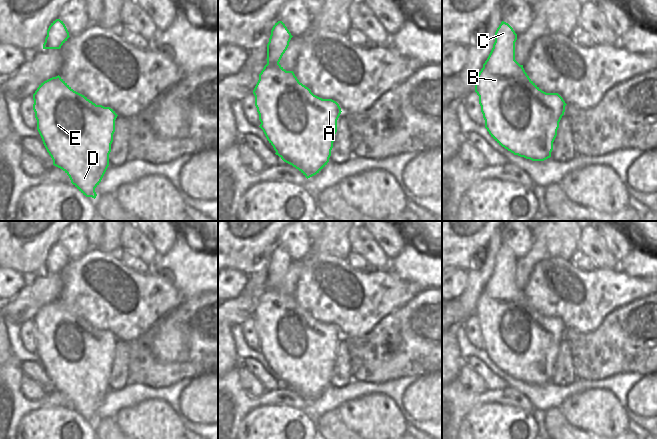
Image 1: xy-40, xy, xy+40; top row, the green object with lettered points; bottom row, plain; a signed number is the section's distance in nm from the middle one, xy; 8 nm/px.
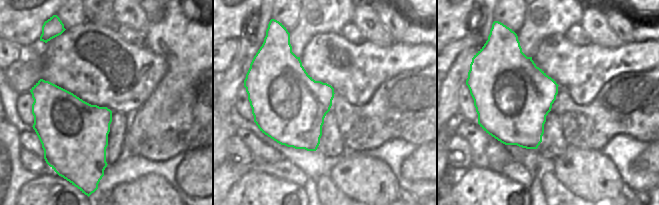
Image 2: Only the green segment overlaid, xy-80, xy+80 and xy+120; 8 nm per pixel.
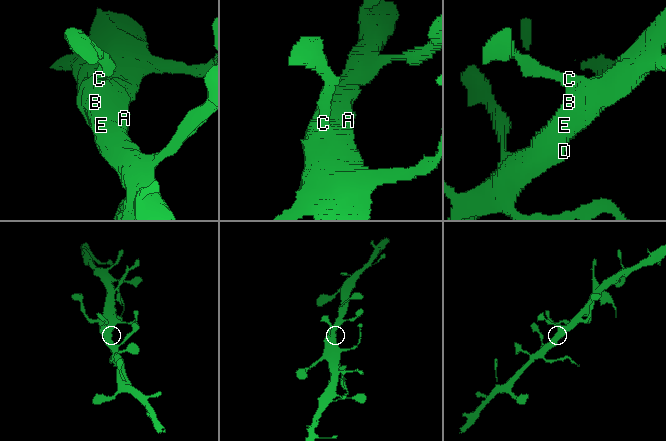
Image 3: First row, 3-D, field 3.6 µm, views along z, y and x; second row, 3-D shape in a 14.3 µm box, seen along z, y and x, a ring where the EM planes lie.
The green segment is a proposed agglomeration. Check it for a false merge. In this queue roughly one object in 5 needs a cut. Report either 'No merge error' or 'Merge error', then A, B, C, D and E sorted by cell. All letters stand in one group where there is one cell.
No merge error. Groups: A B C D E

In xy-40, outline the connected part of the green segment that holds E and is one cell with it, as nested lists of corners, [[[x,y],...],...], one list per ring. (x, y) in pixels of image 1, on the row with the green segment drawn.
[[[59,75],[41,83],[33,94],[33,100],[37,130],[53,160],[53,165],[62,169],[83,195],[95,199],[97,196],[95,188],[101,182],[109,166],[109,154],[118,115],[110,107],[96,105],[84,95],[74,91]]]

